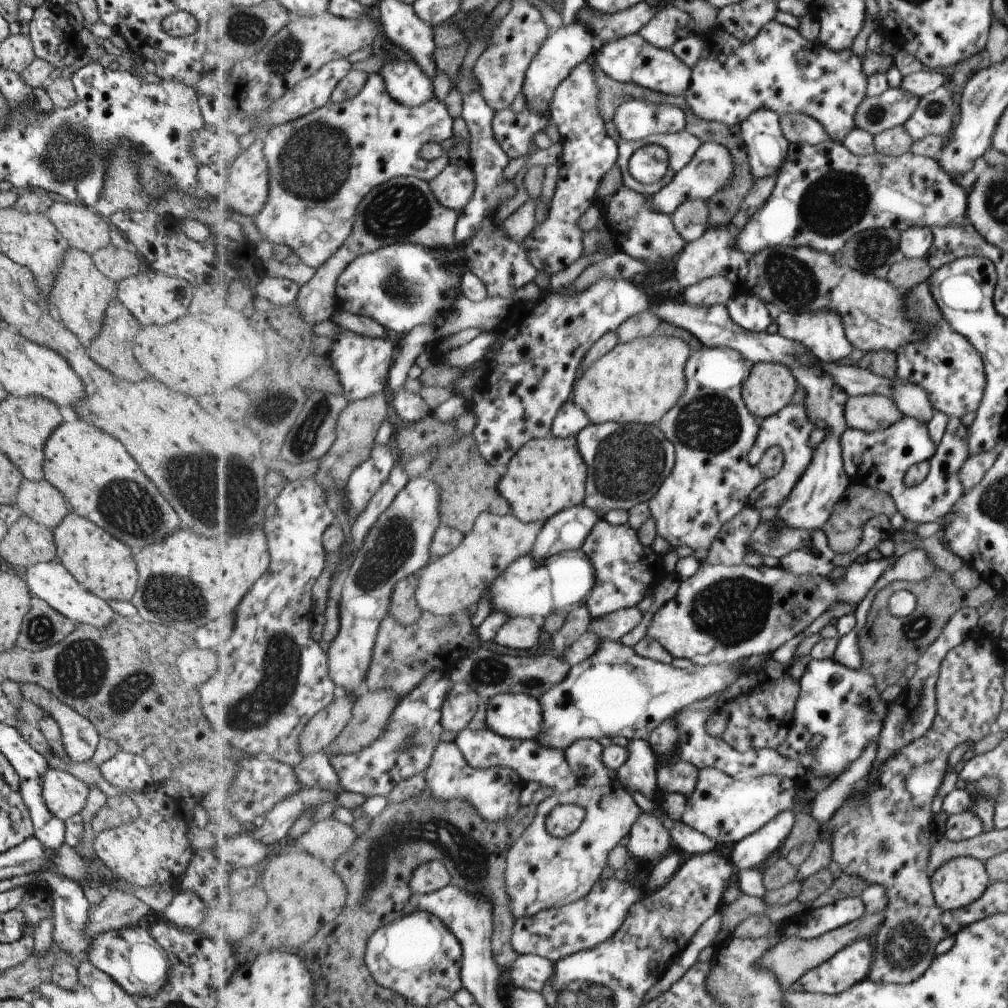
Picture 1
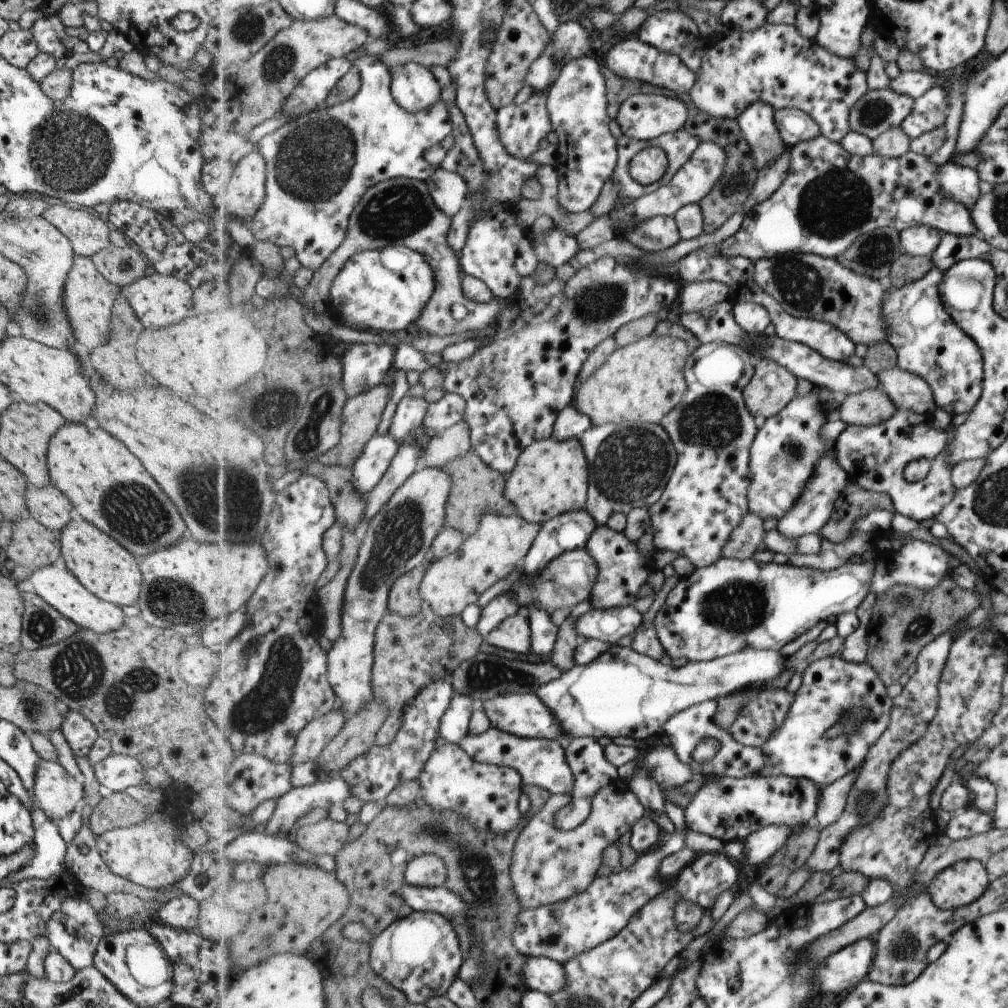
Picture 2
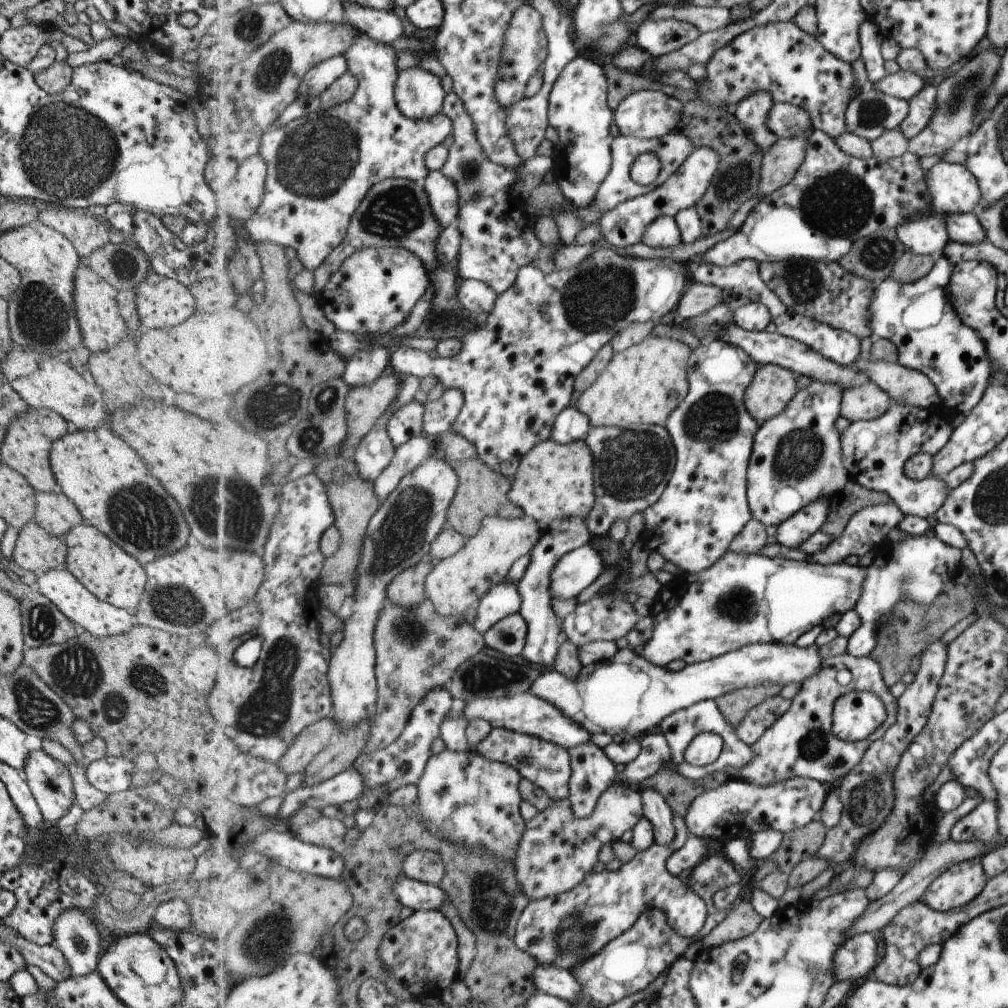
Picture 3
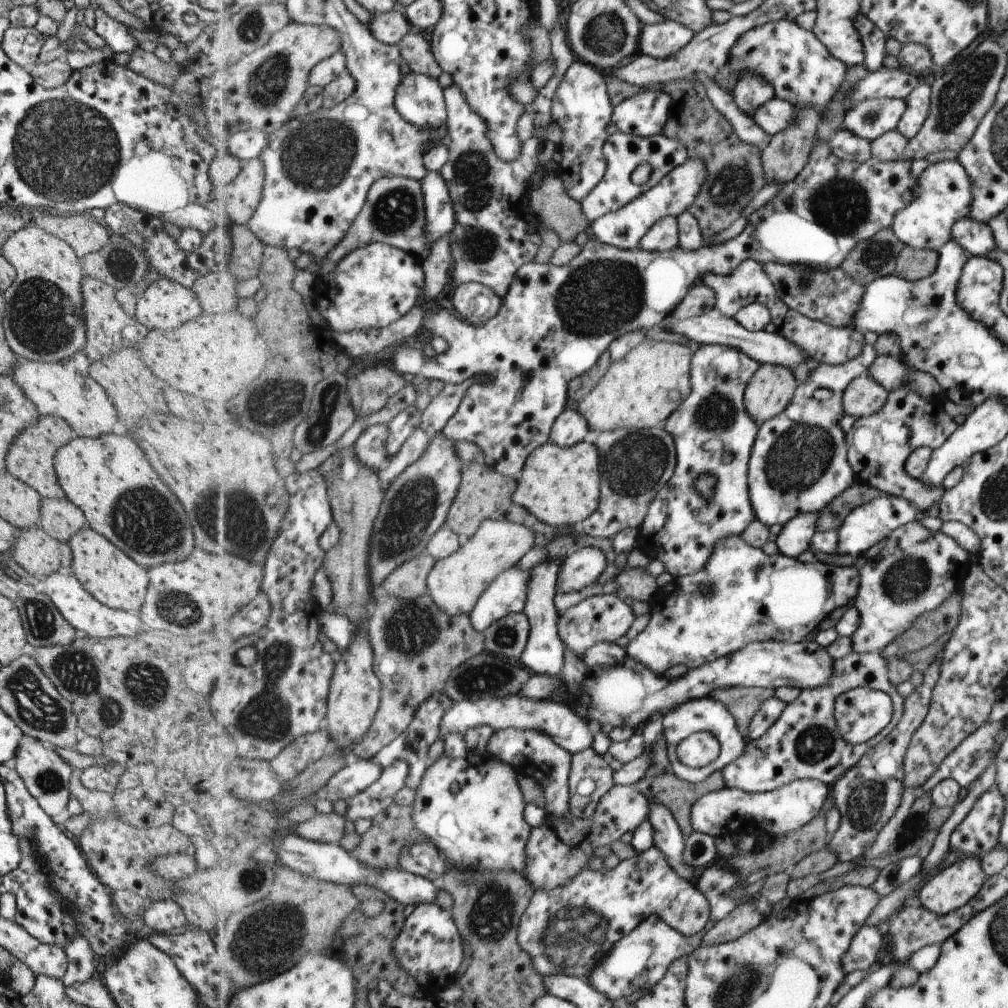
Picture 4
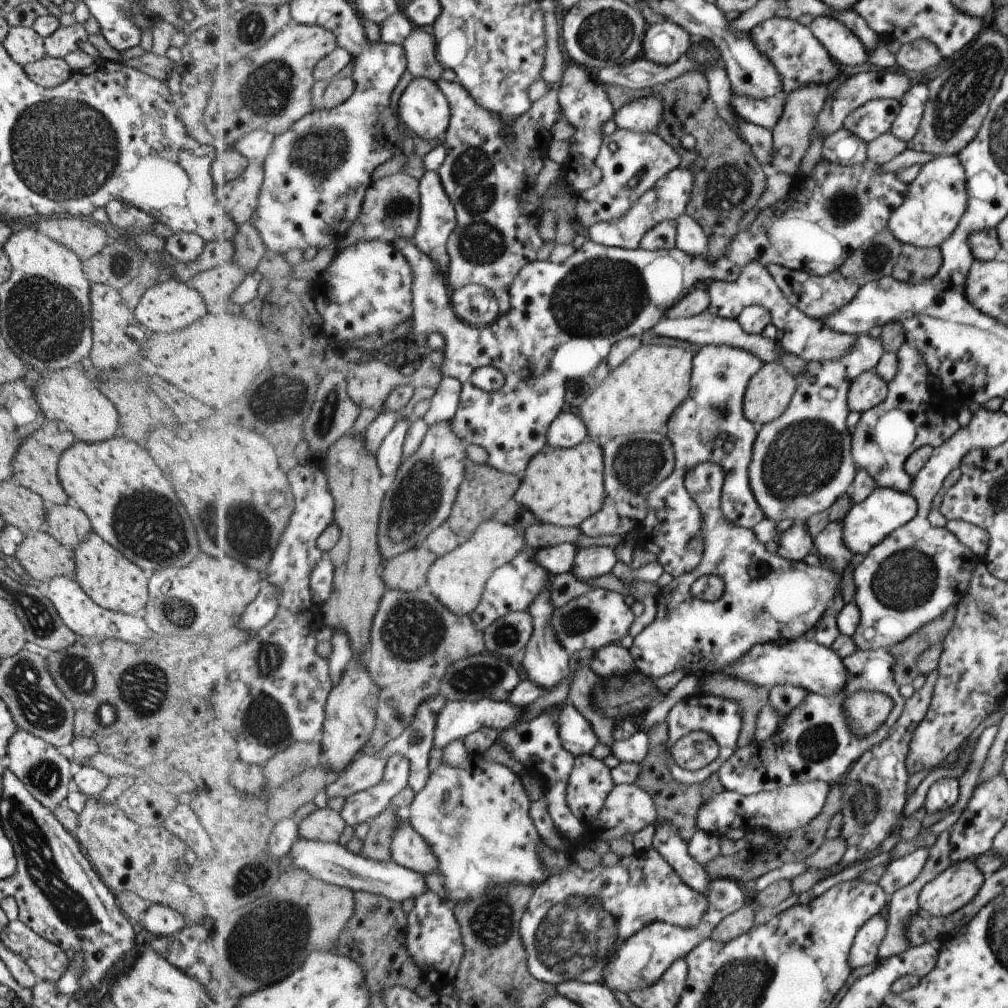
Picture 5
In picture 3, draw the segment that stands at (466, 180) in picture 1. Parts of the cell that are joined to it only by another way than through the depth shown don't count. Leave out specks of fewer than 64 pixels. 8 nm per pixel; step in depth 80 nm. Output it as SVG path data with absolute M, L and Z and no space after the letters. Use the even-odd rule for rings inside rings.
M442 170L432 171L423 183L436 219L442 227L457 222L460 211L460 194L456 182L446 177Z

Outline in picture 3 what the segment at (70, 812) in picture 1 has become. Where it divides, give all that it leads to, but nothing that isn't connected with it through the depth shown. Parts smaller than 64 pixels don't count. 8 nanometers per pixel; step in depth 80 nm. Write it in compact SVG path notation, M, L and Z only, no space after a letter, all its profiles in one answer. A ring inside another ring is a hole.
M43 751L28 752L22 775L47 825L60 819L75 802L67 767Z

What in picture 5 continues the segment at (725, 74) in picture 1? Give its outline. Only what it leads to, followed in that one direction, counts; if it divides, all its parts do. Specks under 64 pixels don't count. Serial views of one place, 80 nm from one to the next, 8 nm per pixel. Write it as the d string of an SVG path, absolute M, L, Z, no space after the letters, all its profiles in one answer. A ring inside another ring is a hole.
M776 17L767 20L762 24L757 24L751 30L751 36L761 53L773 62L773 66L779 72L785 84L783 96L805 86L829 84L837 79L842 71L841 66L833 60L828 49L814 36L810 26L804 26L798 19Z

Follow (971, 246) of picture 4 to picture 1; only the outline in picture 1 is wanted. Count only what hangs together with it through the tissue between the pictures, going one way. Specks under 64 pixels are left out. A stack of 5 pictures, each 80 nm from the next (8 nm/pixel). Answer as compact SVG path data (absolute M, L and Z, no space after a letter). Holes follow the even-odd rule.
M829 140L827 142L812 145L809 143L792 143L789 151L788 162L784 164L783 170L779 176L769 200L749 219L744 230L736 234L736 247L749 254L749 257L763 249L775 250L777 247L811 247L817 251L823 251L829 254L839 252L850 238L869 229L895 229L897 232L907 231L909 227L944 227L950 224L963 225L967 223L967 192L961 188L951 177L937 164L936 159L922 157L911 152L892 157L879 152L867 155L857 156L851 152L843 143L843 140Z

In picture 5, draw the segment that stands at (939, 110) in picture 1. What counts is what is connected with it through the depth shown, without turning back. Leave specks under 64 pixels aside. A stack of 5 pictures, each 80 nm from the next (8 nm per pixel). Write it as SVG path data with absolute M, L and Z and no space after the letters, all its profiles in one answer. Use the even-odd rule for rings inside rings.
M925 84L909 86L909 90L899 98L899 112L893 118L888 132L901 142L911 141L919 127L919 120L921 120L925 100L927 100L925 86Z

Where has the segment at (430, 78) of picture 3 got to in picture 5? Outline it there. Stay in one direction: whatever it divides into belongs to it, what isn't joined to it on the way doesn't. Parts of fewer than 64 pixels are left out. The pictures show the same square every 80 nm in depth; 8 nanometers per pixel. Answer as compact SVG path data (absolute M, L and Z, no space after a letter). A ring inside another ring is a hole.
M414 78L410 82L398 102L398 114L415 140L425 143L442 139L452 119L448 97L437 81L429 78Z

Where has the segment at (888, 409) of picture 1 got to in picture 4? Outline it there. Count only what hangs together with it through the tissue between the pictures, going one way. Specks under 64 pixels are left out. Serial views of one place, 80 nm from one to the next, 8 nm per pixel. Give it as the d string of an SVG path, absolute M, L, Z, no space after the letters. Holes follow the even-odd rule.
M871 375L853 380L844 394L847 415L860 419L878 413L887 402L888 390Z

